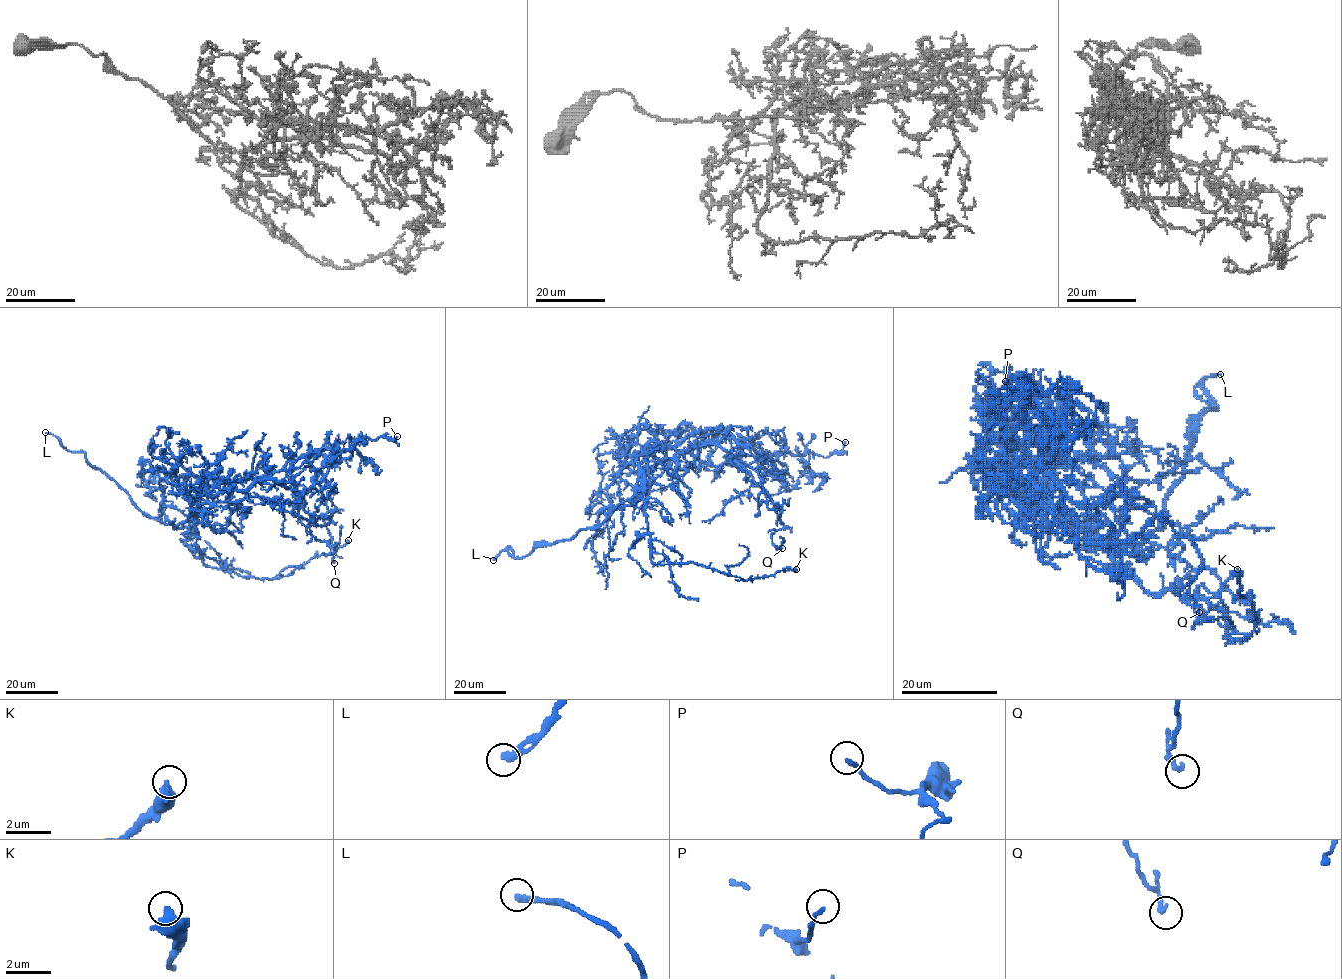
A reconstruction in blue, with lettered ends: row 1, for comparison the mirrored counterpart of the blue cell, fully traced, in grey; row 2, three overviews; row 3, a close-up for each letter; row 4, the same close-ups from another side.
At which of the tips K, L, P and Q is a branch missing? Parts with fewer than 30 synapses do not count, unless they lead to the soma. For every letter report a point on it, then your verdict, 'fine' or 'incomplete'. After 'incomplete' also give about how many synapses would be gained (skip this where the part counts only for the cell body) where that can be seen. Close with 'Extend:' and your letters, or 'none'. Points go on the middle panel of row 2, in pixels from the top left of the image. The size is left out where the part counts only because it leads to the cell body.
K: at (796, 569); fine
L: at (493, 560); incomplete
P: at (845, 442); fine
Q: at (782, 548); fine
Extend: L

